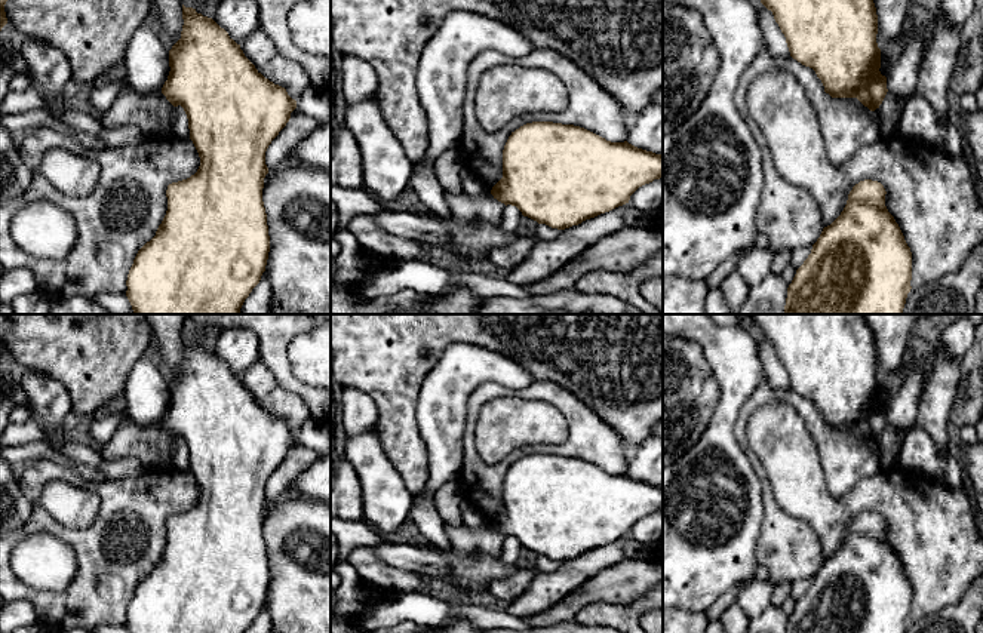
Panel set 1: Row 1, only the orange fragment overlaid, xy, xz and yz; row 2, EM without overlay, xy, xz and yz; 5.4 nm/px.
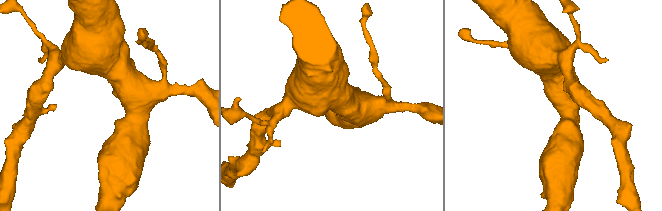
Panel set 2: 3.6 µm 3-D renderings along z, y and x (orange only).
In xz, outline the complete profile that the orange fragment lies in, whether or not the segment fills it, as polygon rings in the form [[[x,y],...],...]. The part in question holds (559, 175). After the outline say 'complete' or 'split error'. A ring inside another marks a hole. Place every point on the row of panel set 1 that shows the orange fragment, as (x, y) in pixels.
[[[532,122],[509,136],[503,150],[503,178],[491,194],[516,206],[523,216],[565,230],[629,203],[642,185],[663,178],[663,154],[638,148],[627,141],[611,142],[574,125]]]; complete

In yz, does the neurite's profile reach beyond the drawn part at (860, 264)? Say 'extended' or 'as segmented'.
as segmented

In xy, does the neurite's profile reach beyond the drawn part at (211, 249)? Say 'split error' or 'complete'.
complete

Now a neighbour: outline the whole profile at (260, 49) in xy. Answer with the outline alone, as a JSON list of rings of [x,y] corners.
[[[256,28],[242,44],[245,56],[255,65],[265,79],[286,89],[288,95],[298,101],[310,86],[310,79],[302,67],[283,58],[273,40]]]

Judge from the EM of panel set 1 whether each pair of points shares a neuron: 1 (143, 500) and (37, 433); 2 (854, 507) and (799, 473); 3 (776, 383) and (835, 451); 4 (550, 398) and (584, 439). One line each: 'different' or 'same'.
1: different
2: same
3: different
4: same

